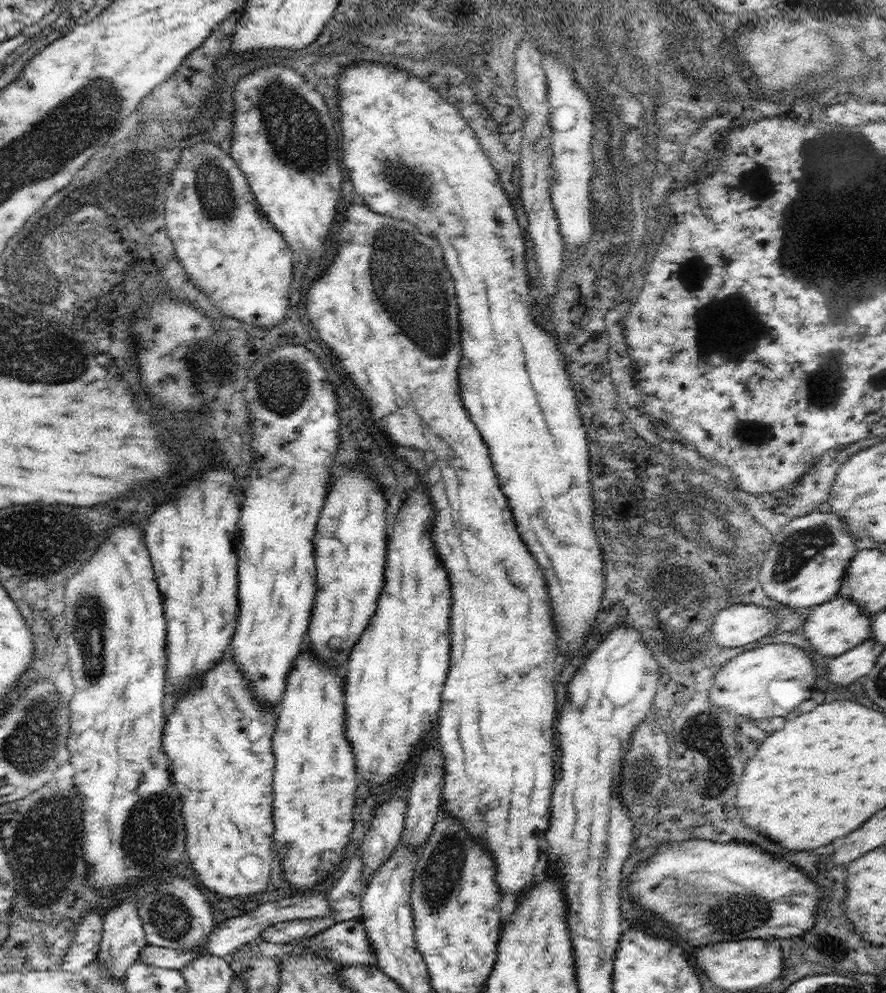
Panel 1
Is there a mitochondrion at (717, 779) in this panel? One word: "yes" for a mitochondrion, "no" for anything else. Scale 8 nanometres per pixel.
yes

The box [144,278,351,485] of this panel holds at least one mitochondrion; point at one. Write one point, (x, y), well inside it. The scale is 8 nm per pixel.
(282, 390)

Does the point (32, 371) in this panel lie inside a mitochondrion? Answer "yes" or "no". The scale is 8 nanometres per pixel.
yes

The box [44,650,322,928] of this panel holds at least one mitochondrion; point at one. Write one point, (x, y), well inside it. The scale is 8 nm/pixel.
(153, 819)

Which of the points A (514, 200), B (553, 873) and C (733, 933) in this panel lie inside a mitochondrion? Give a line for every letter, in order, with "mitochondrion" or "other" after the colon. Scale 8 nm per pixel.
A: other
B: other
C: other

